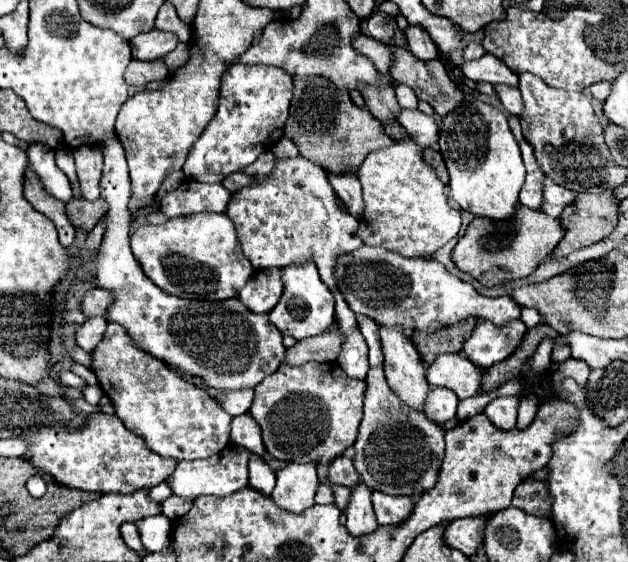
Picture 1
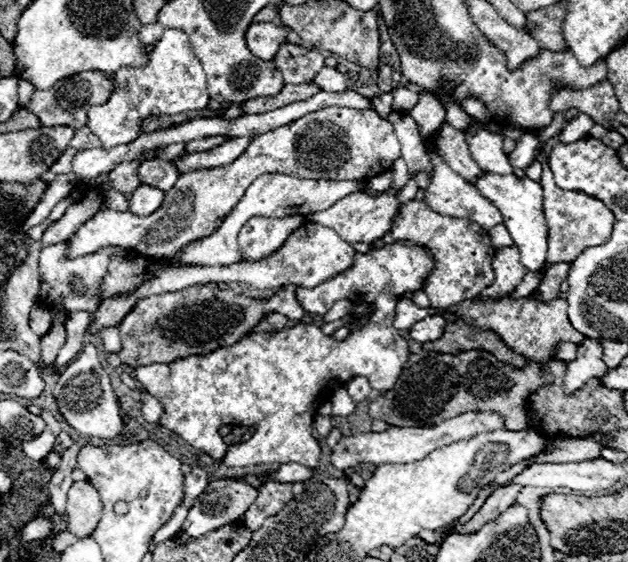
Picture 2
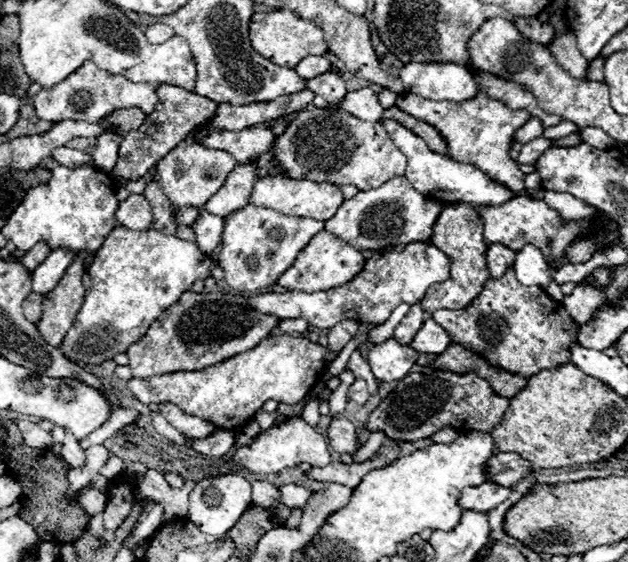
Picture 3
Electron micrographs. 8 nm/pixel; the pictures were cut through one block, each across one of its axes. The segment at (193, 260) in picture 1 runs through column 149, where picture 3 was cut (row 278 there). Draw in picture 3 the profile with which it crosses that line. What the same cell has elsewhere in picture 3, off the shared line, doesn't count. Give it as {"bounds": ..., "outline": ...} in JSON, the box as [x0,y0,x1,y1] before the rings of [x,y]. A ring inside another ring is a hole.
{"bounds":[218,204,324,292],"outline":[[[248,204],[246,208],[232,212],[224,218],[224,234],[222,234],[222,242],[220,242],[220,252],[218,252],[218,260],[220,260],[220,268],[224,270],[224,280],[240,292],[254,292],[258,288],[264,286],[272,286],[276,284],[276,280],[286,272],[288,266],[292,266],[296,254],[312,240],[312,236],[316,232],[320,232],[324,228],[324,222],[320,220],[312,220],[312,218],[300,218],[300,216],[284,216],[266,208],[256,208],[252,204]]]}

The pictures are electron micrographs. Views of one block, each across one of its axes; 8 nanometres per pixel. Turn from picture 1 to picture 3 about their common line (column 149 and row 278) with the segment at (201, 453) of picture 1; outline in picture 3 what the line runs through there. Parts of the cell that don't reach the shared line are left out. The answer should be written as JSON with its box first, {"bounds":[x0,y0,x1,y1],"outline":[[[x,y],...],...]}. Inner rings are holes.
{"bounds":[248,244,450,330],"outline":[[[408,244],[402,252],[382,252],[372,256],[366,262],[366,268],[340,288],[330,288],[328,292],[296,292],[288,290],[284,294],[266,292],[250,296],[248,302],[254,310],[262,314],[276,314],[280,320],[284,318],[306,318],[320,330],[328,330],[342,320],[356,320],[368,324],[382,324],[390,318],[392,310],[402,304],[420,302],[426,290],[434,282],[442,282],[450,276],[448,272],[448,256],[432,244]]]}

